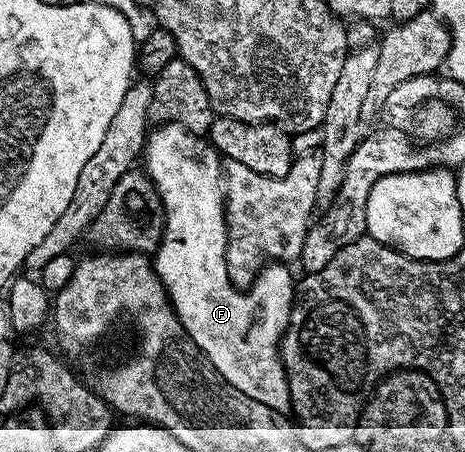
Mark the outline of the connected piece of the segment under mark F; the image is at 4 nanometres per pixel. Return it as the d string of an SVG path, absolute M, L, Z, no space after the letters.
M177 122L157 125L147 135L142 151L142 166L152 179L153 186L160 194L160 202L164 205L164 239L161 242L159 239L155 247L154 269L166 287L172 309L176 311L184 330L194 340L196 347L207 356L213 368L231 386L238 388L238 392L250 396L250 400L266 404L266 408L271 410L287 411L291 407L292 397L284 363L280 361L280 338L288 327L288 317L292 315L294 305L294 282L292 286L289 267L282 262L269 261L257 274L251 286L233 286L224 259L228 225L224 222L222 158L207 137L190 133Z

